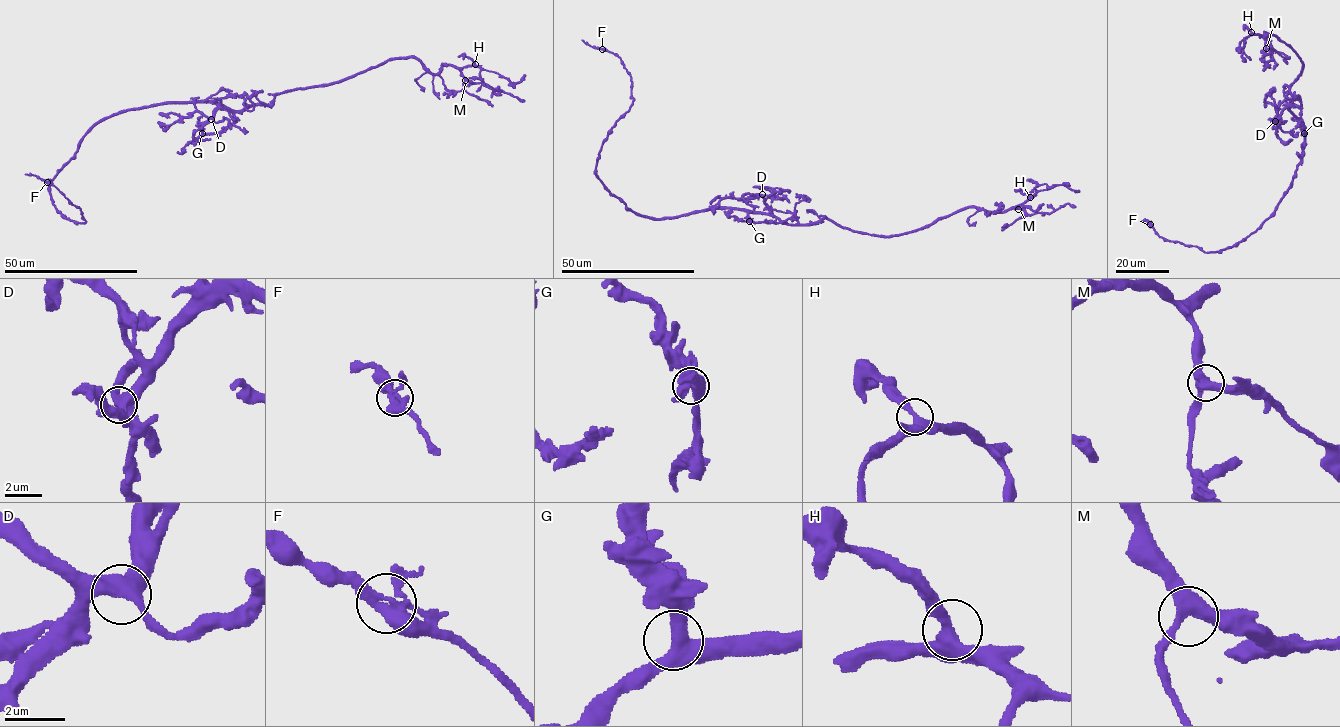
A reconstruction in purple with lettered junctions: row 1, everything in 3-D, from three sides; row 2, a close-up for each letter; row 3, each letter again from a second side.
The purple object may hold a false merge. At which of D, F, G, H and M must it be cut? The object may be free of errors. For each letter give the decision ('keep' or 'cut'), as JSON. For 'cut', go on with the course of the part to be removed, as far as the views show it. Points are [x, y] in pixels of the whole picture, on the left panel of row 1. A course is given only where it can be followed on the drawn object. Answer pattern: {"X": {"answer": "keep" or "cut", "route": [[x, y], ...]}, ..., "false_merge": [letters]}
{"D": {"answer": "keep"}, "F": {"answer": "keep"}, "G": {"answer": "keep"}, "H": {"answer": "keep"}, "M": {"answer": "keep"}, "false_merge": []}

